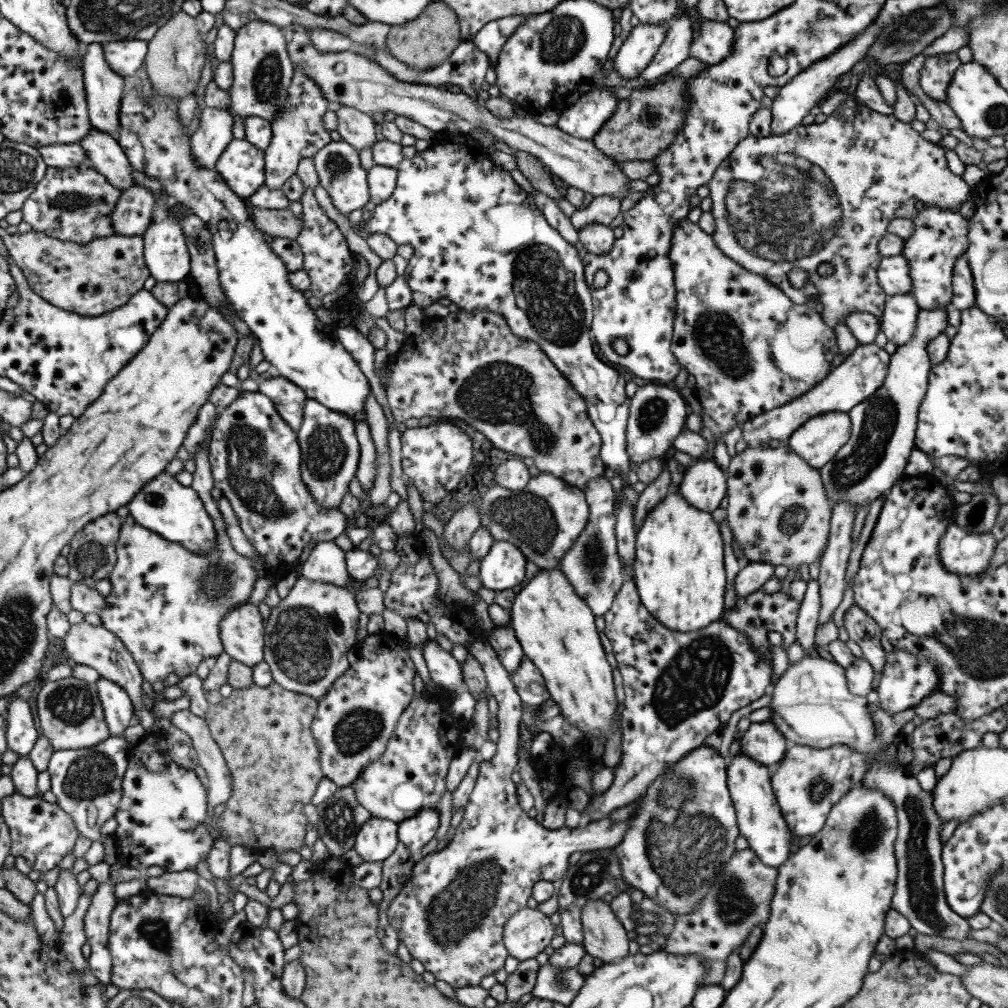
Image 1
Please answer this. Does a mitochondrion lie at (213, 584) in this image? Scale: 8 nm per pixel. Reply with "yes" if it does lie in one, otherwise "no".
yes

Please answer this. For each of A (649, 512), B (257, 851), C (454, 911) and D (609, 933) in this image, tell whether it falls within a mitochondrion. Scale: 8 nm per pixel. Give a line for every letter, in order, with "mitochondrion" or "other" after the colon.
A: other
B: other
C: mitochondrion
D: other

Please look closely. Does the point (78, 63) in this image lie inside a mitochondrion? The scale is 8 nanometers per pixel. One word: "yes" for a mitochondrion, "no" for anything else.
no

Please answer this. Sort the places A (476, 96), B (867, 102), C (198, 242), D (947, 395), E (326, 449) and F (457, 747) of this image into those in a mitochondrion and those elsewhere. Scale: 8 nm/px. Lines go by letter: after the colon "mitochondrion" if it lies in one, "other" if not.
A: other
B: other
C: other
D: other
E: mitochondrion
F: other

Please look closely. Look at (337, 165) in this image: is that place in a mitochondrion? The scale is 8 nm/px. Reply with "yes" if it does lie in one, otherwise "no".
yes

